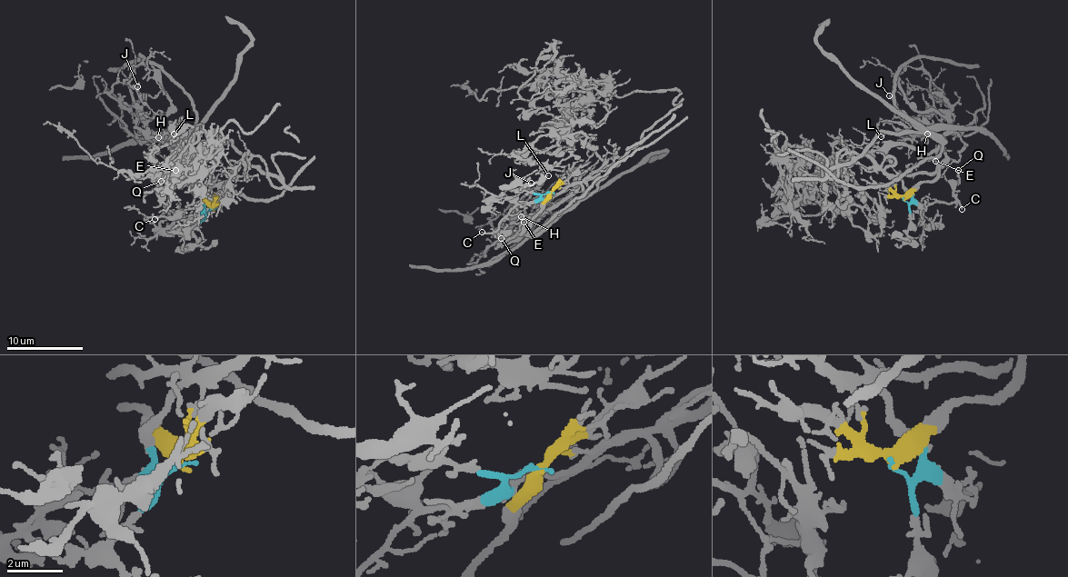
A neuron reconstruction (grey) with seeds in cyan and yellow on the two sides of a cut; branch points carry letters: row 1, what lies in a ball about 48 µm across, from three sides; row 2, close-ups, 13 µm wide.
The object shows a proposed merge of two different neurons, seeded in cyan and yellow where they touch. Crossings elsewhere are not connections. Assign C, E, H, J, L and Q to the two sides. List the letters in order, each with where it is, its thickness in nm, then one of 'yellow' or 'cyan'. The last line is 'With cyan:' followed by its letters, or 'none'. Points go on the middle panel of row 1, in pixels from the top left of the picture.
C: place (482, 232); calibre 150 nm; cyan
E: place (524, 222); calibre 130 nm; yellow
H: place (521, 216); calibre 70 nm; yellow
J: place (531, 183); calibre 130 nm; yellow
L: place (548, 175); calibre 100 nm; yellow
Q: place (501, 238); calibre 140 nm; cyan
With cyan: C, Q

